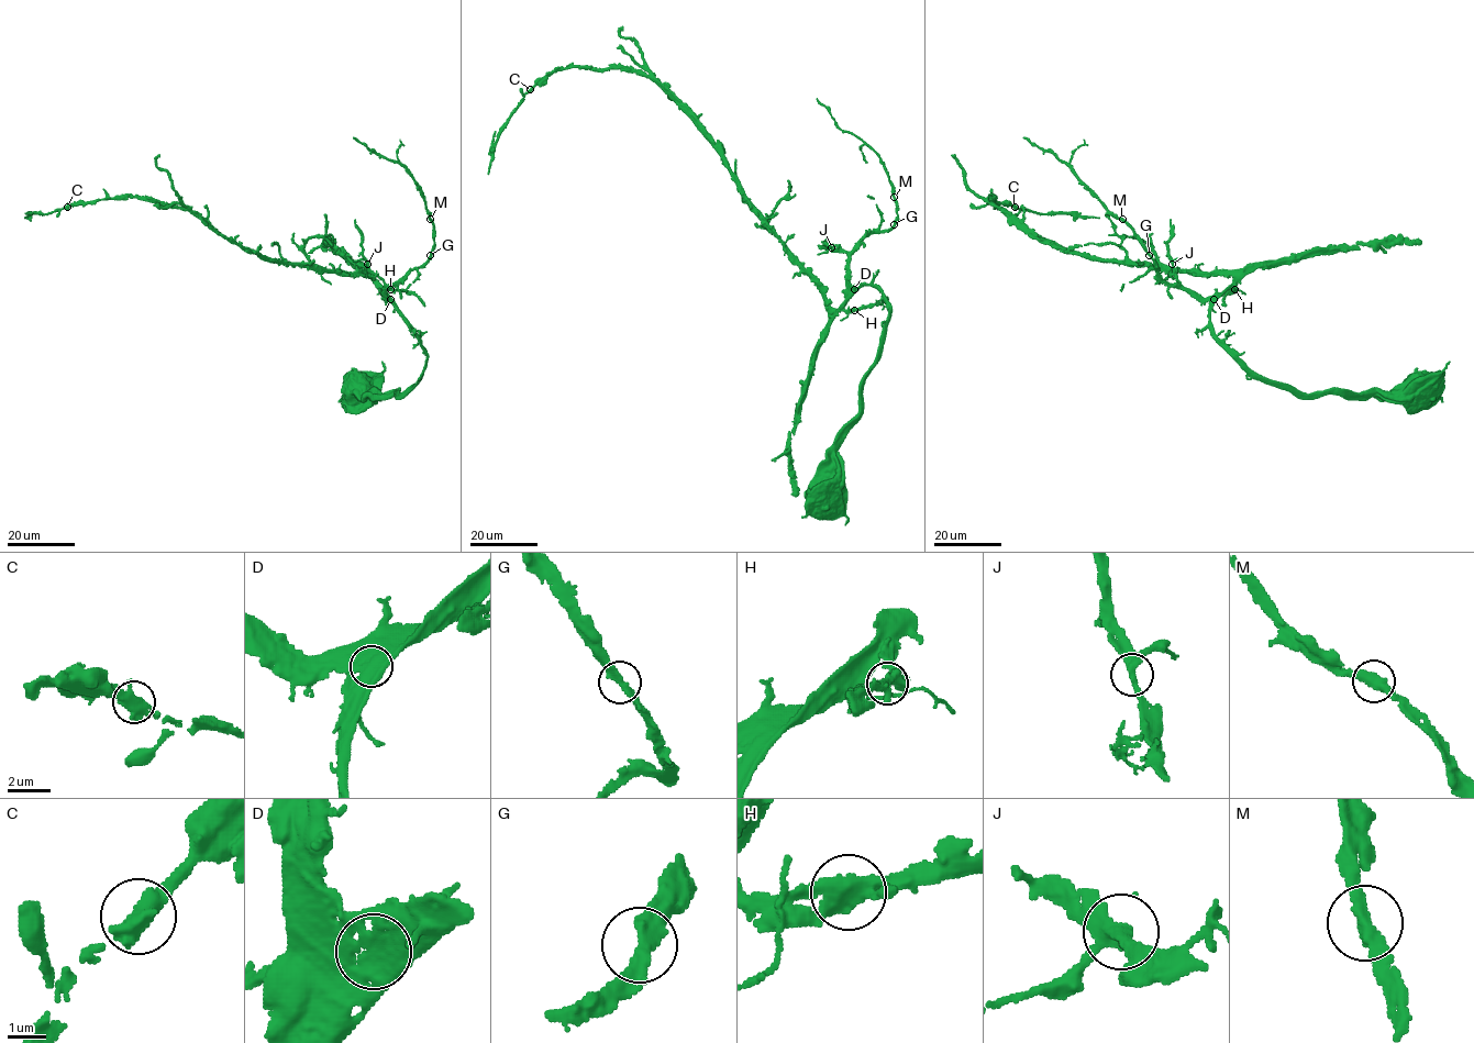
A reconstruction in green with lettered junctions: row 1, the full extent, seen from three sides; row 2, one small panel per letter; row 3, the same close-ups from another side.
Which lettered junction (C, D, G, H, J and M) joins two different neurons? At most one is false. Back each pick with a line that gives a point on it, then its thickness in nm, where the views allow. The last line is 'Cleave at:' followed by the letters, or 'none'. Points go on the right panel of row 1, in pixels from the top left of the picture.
Cleave at: none

